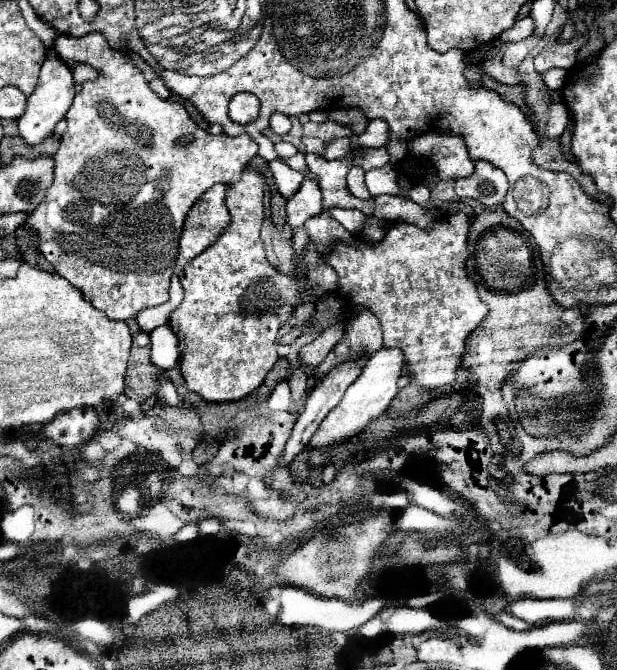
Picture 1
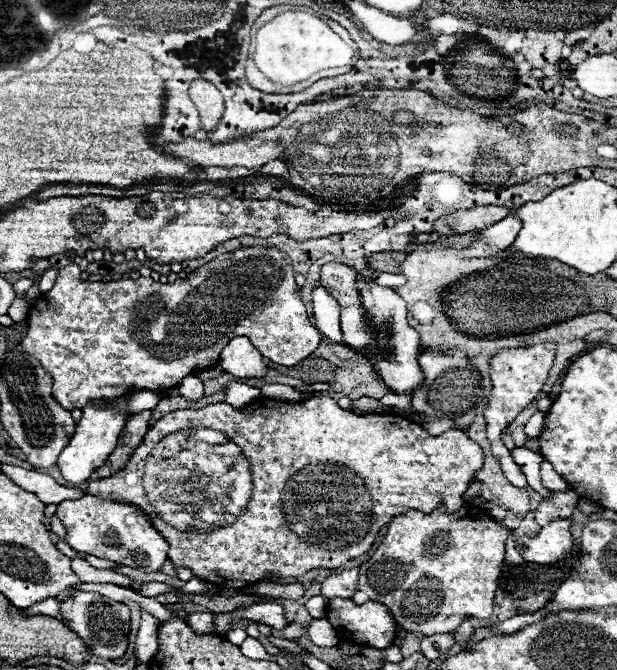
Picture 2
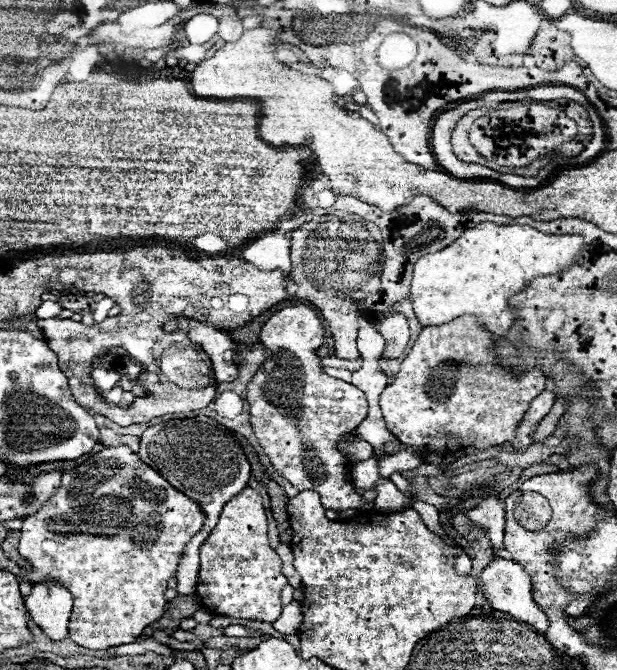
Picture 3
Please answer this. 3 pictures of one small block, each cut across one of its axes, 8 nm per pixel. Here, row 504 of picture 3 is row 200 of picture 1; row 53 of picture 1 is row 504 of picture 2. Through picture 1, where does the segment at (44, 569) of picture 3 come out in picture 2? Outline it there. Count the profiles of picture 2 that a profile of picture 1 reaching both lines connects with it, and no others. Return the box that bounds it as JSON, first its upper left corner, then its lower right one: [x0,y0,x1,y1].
[56,494,168,572]

